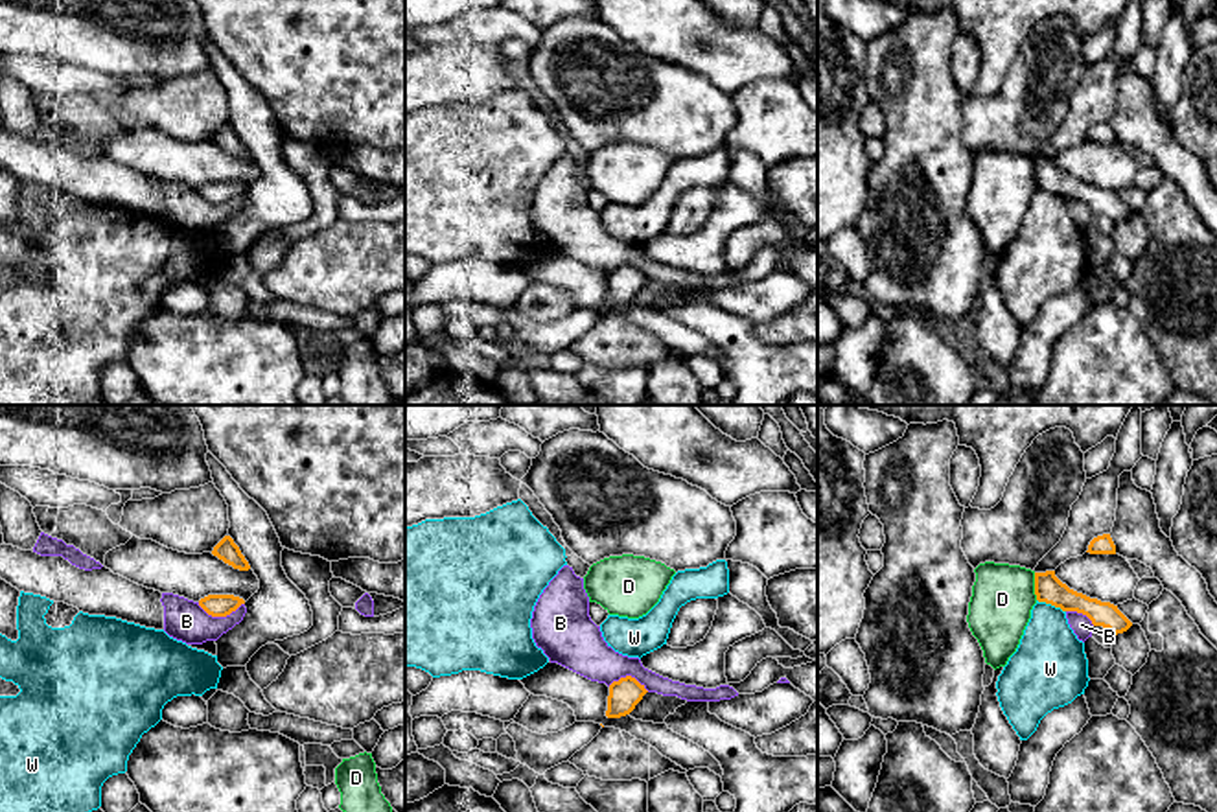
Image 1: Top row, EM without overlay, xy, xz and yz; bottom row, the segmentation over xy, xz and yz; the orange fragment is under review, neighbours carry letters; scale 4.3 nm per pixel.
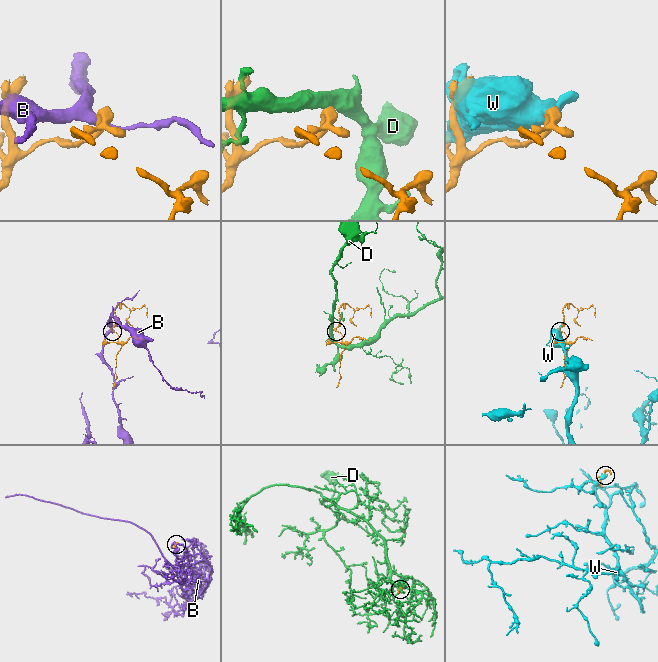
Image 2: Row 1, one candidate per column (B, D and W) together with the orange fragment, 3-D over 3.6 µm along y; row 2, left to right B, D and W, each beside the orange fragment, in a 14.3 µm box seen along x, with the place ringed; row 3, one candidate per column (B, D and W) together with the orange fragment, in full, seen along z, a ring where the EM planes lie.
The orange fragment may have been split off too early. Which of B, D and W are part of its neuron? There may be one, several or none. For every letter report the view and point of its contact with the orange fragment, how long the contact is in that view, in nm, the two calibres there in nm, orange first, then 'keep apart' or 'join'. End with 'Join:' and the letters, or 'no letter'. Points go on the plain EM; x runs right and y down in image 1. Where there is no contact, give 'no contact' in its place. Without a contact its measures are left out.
B: meets orange in xy at (220, 203); contact 200 nm long; 100 nm thick on the orange side, 180 nm on the other; keep apart
D: meets orange in yz at (1035, 174); contact 120 nm long; 120 nm thick on the orange side, 280 nm on the other; keep apart
W: meets orange in yz at (1052, 192); contact 140 nm long; 120 nm thick on the orange side, 320 nm on the other; keep apart
Join: no letter

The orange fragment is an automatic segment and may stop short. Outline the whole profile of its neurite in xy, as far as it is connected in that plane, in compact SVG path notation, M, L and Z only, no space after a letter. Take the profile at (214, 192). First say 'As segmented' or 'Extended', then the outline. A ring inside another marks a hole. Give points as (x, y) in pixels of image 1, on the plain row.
As segmented. M208 182L199 188L199 193L212 204L226 204L241 191L245 191L245 188L234 182Z

